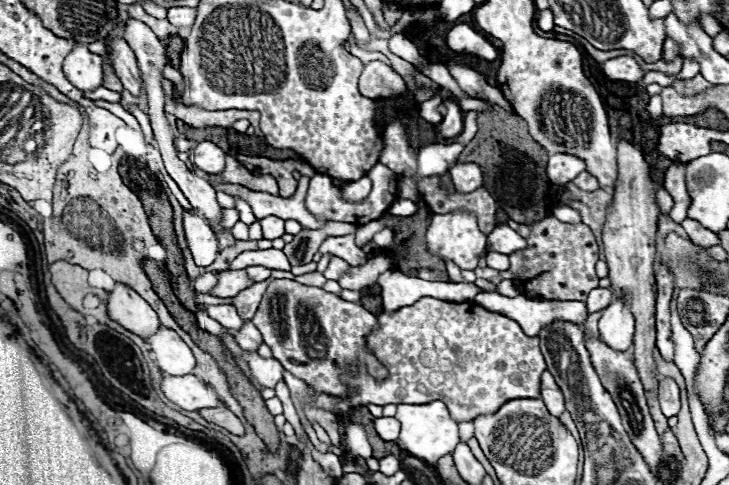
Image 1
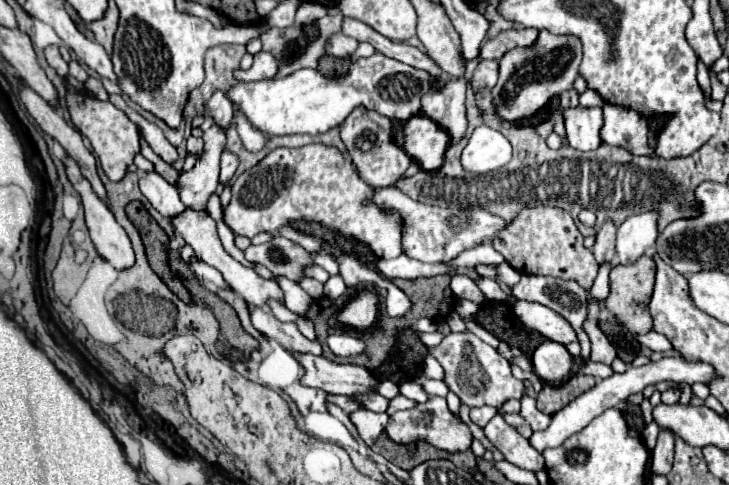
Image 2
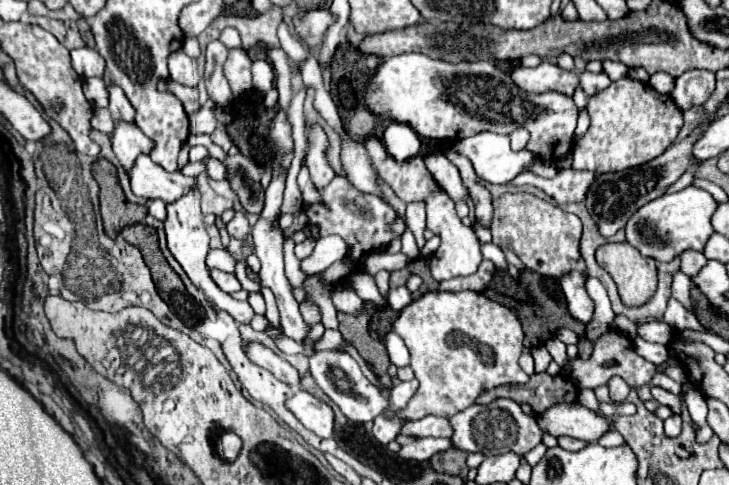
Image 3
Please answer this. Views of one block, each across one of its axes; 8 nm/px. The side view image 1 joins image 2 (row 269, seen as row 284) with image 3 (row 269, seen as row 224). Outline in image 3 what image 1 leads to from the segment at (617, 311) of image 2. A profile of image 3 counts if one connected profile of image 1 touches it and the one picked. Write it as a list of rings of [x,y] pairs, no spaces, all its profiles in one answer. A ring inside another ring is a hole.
[[[606,244],[596,252],[598,264],[612,276],[626,306],[642,306],[656,292],[656,262],[644,258],[634,246]]]

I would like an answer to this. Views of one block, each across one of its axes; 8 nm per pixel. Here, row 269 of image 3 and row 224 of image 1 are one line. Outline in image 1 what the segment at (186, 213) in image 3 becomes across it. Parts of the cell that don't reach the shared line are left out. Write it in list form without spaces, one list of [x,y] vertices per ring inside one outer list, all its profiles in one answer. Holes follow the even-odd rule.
[[[186,210],[182,214],[182,222],[184,222],[184,238],[194,262],[198,266],[212,264],[214,258],[218,256],[218,244],[212,228],[208,226],[208,220]]]

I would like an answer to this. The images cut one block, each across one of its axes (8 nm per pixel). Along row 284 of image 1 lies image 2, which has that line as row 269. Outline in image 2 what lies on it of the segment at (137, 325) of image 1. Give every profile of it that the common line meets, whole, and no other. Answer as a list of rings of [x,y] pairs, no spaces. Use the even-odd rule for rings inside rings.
[[[66,158],[64,164],[66,164],[66,172],[68,172],[70,182],[72,182],[74,188],[78,190],[78,194],[82,196],[82,204],[84,204],[84,212],[86,212],[86,226],[88,226],[88,232],[90,232],[90,238],[92,238],[92,244],[94,244],[96,252],[98,252],[108,264],[112,264],[116,270],[126,270],[126,268],[134,266],[136,258],[134,258],[132,242],[130,242],[128,234],[124,232],[124,228],[116,222],[116,218],[114,218],[114,214],[108,210],[108,206],[92,192],[92,186],[88,184],[88,180],[78,182],[78,178],[80,178],[80,168],[78,168],[78,164],[76,164],[72,158]]]

